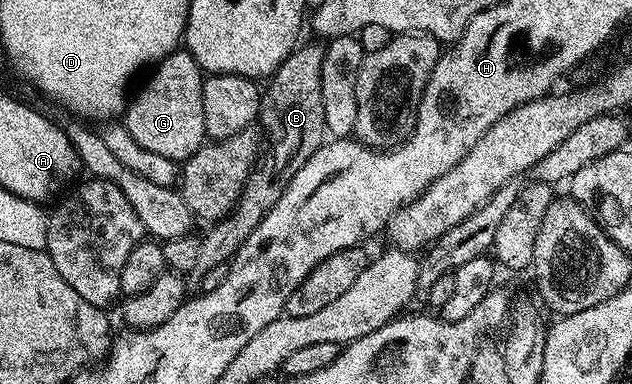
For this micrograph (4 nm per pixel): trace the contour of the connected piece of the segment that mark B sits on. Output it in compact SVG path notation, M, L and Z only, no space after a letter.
M321 42L305 43L295 47L292 54L278 66L278 70L269 76L267 83L270 84L262 91L260 123L264 128L265 138L266 135L270 138L270 148L267 151L265 148L260 162L250 172L236 205L223 219L211 222L210 232L201 236L200 253L196 256L192 269L184 275L187 288L201 288L204 273L208 273L208 269L216 269L216 265L221 263L229 264L240 245L248 241L252 229L256 229L256 225L260 225L272 205L276 205L291 177L302 168L304 161L308 161L308 157L312 157L312 153L316 153L316 149L327 142L328 108L324 105L321 92L321 63L326 49Z

